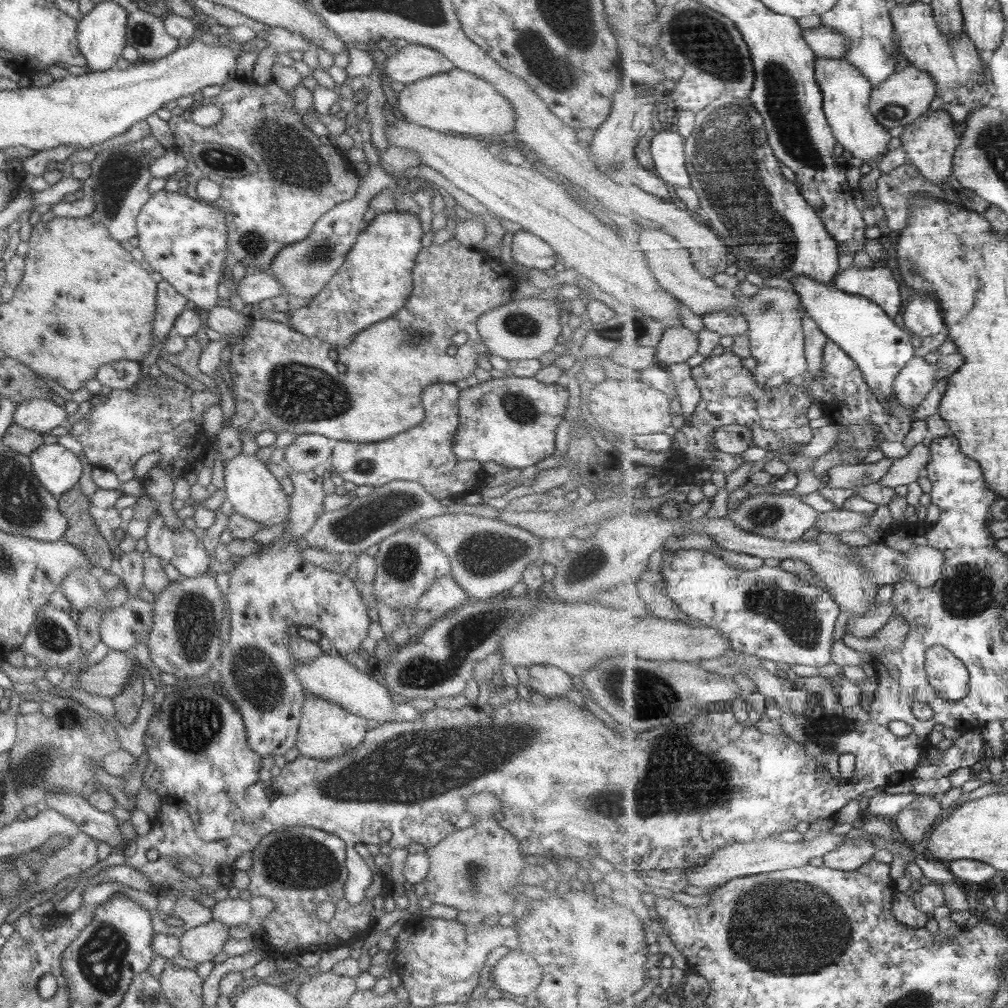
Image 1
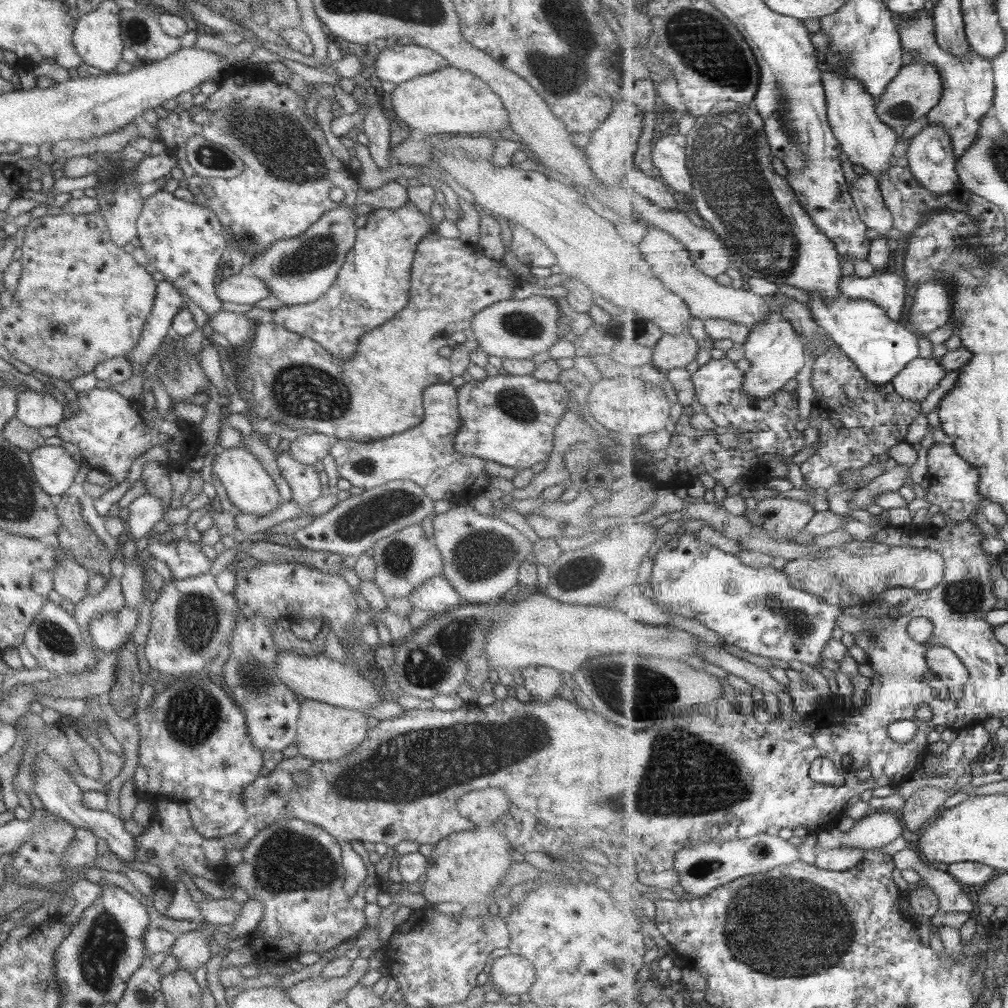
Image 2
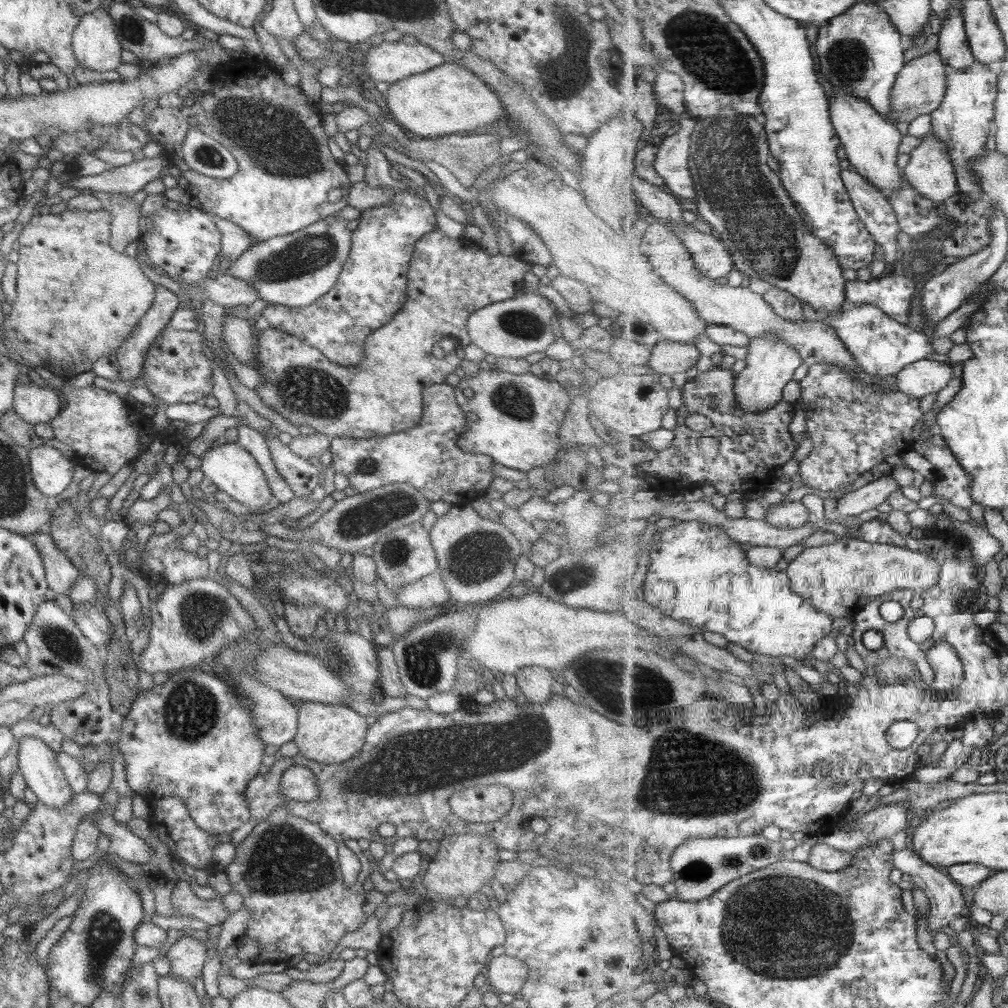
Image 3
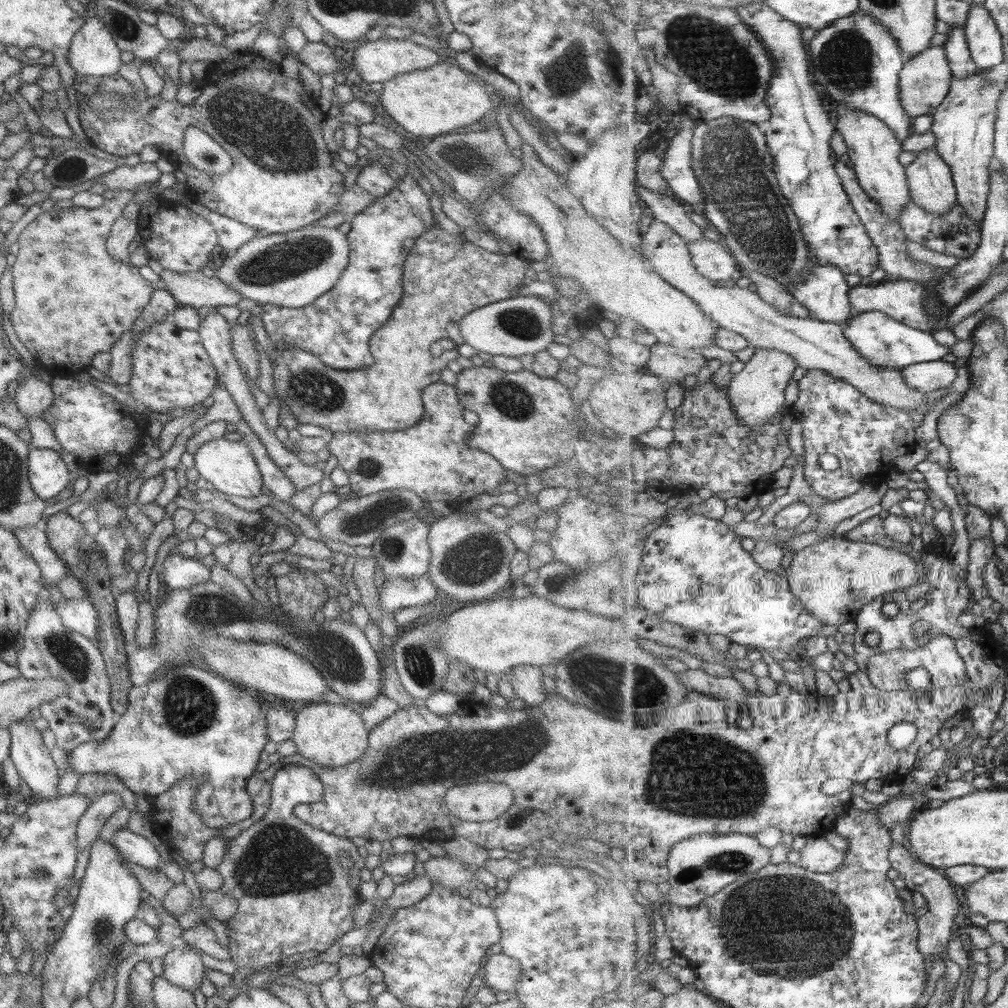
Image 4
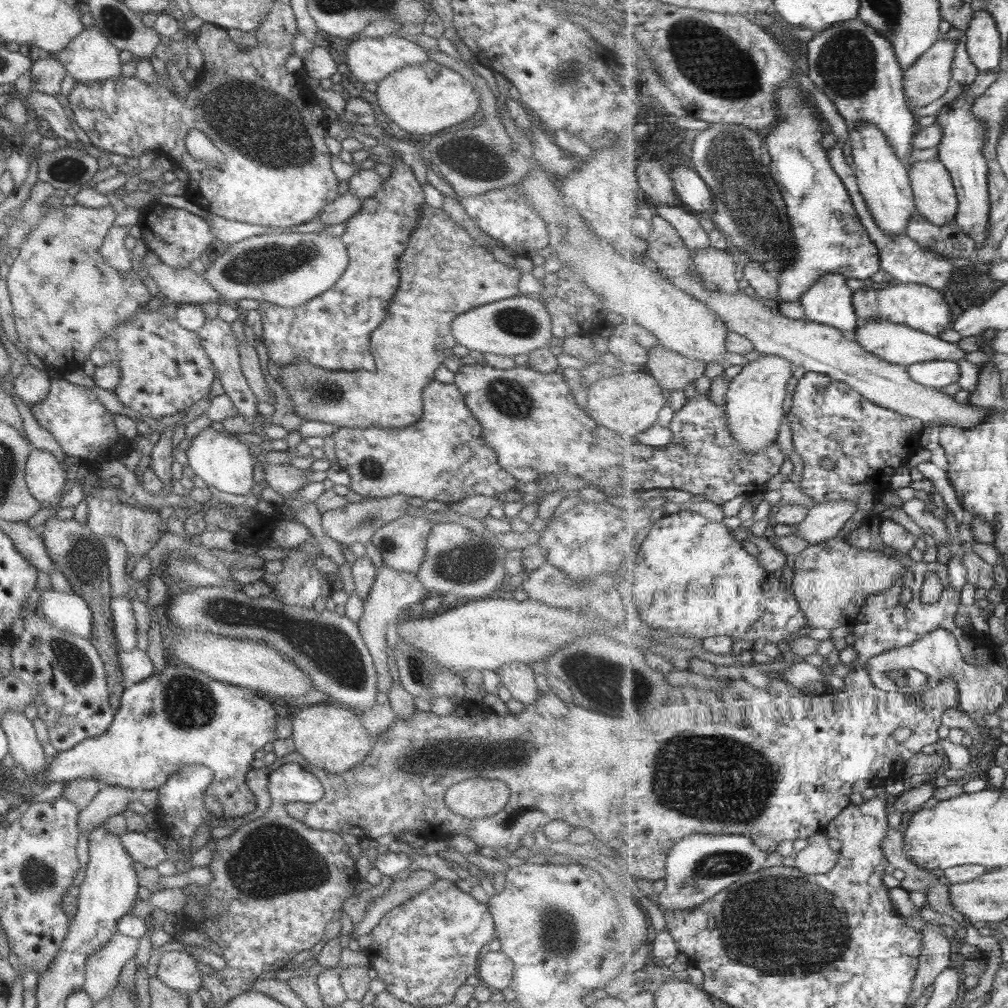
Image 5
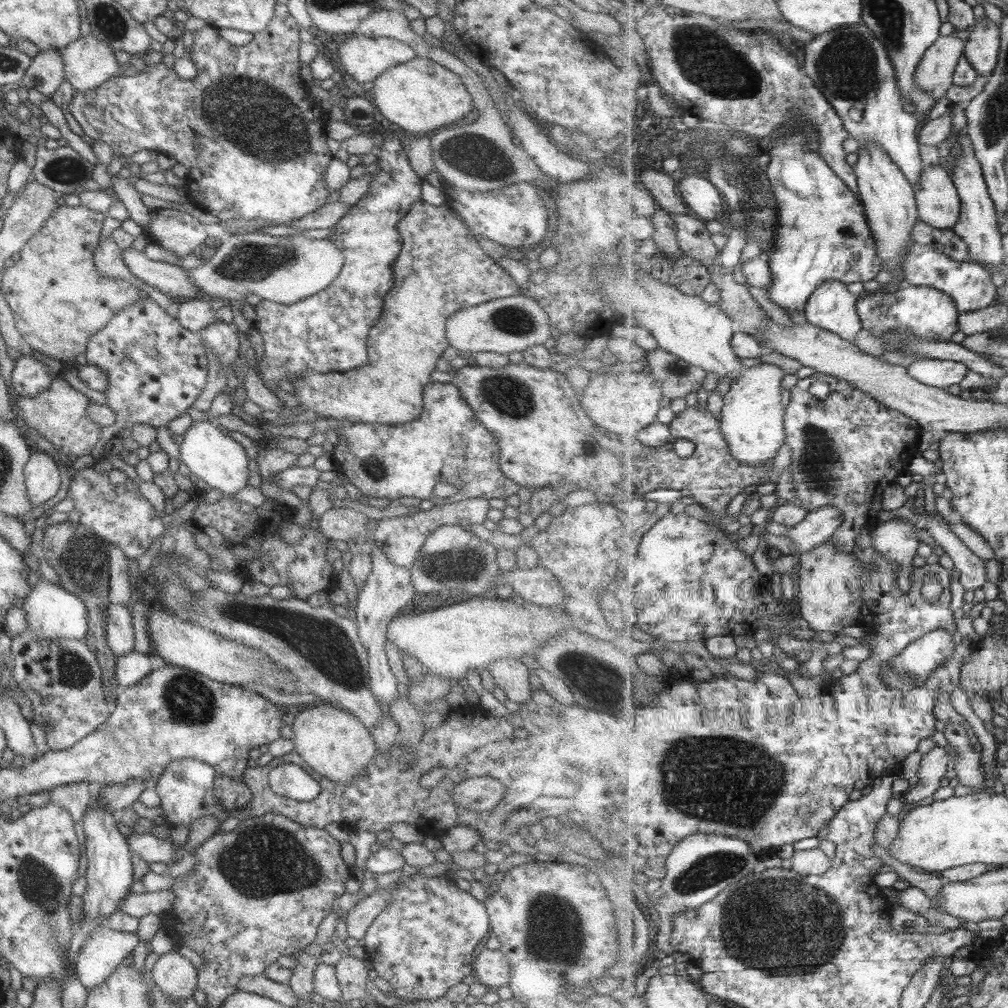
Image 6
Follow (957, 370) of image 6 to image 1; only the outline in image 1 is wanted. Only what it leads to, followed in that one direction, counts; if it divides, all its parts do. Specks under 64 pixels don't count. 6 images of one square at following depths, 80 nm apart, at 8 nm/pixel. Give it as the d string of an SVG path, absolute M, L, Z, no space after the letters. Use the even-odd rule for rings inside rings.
M914 357L896 378L895 397L907 408L917 408L935 386L937 366Z

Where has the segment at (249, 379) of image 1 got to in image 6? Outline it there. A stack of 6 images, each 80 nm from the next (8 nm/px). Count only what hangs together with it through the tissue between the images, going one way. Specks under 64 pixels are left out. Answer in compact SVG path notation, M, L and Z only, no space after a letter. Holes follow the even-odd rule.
M420 200L415 204L409 206L409 211L405 214L403 219L399 220L399 223L395 225L395 232L397 236L401 238L401 249L399 250L398 256L393 262L393 278L395 278L395 284L393 288L389 290L389 296L385 296L385 302L383 302L383 310L381 310L381 318L377 320L377 324L369 330L369 336L367 336L367 366L351 369L347 372L330 372L325 376L303 376L298 379L293 379L288 383L287 388L294 395L296 401L298 402L298 410L306 410L307 412L313 412L316 416L333 420L339 420L342 424L343 422L349 422L351 424L383 424L383 425L393 425L405 424L415 420L422 411L422 390L423 387L431 382L429 374L433 372L435 362L440 359L443 351L447 349L448 342L445 338L445 321L454 312L461 310L462 308L477 306L477 304L483 304L484 302L489 302L495 299L503 299L509 296L514 296L519 294L519 288L516 286L515 282L509 276L508 272L502 267L499 267L495 261L491 260L489 256L486 256L479 245L477 245L477 240L475 237L471 236L469 230L465 228L464 224L453 214L445 208L445 205L441 206L429 206Z

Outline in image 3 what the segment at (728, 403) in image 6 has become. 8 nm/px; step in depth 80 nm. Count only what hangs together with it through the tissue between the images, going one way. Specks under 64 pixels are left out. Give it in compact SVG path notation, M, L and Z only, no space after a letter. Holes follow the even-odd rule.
M773 333L752 339L746 356L746 368L736 375L735 392L742 407L751 412L761 412L776 407L783 401L783 388L793 380L793 374L804 361L801 354Z

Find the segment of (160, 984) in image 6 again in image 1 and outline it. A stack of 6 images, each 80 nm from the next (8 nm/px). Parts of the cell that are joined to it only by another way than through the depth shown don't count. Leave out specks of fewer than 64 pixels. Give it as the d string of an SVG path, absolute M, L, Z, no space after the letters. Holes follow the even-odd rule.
M210 920L184 931L178 938L180 954L183 958L203 964L221 952L229 938L229 927Z

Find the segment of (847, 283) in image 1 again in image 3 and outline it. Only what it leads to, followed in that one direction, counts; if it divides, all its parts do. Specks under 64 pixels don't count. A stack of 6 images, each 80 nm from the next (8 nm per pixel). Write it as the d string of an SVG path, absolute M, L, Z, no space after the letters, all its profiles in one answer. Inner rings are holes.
M887 271L884 275L867 282L851 280L848 282L846 294L851 304L877 306L893 320L907 324L909 310L911 310L911 298L915 290L917 290L917 284L911 280L911 276Z

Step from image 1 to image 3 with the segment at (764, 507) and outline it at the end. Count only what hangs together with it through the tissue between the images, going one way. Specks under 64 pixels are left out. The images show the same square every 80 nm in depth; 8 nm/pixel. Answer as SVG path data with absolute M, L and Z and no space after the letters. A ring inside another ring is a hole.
M783 502L766 506L765 522L780 529L795 529L805 526L809 520L809 510L803 502Z

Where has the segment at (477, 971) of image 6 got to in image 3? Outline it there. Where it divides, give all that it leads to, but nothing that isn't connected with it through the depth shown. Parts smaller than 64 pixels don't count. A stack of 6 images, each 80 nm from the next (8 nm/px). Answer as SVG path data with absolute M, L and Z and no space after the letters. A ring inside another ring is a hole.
M505 954L493 957L484 969L486 987L495 994L519 994L527 980L527 969L521 960Z

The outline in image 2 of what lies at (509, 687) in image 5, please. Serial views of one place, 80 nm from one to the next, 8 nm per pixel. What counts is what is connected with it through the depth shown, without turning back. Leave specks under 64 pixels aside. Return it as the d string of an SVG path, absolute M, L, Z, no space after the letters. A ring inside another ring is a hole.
M528 666L520 671L523 677L521 687L529 693L530 698L545 702L558 695L557 688L562 684L562 675L554 668Z

